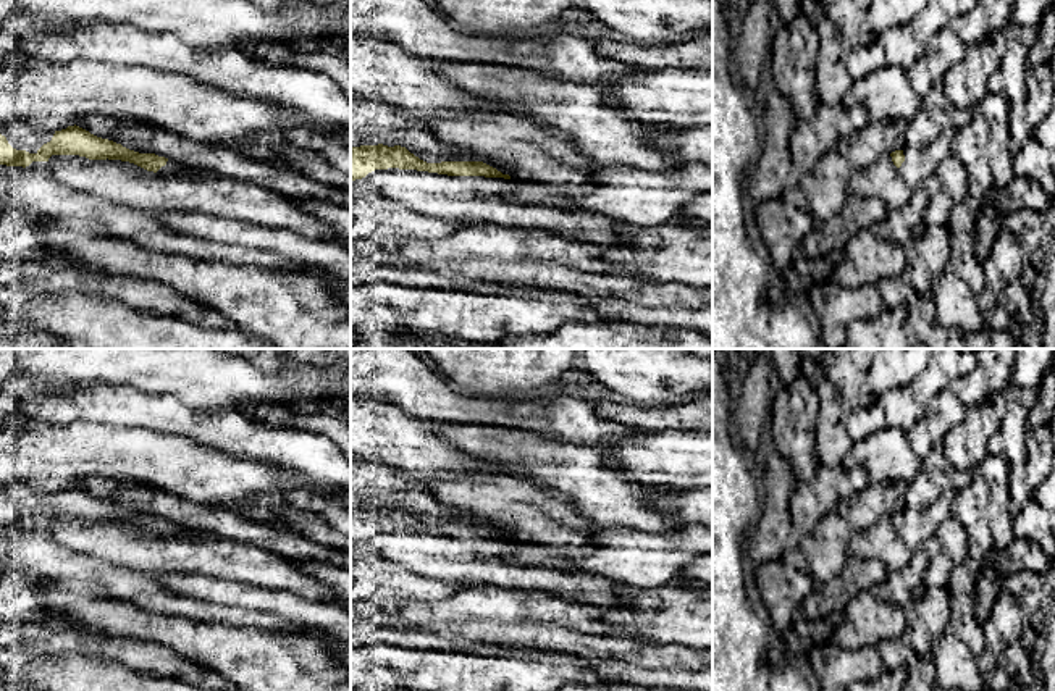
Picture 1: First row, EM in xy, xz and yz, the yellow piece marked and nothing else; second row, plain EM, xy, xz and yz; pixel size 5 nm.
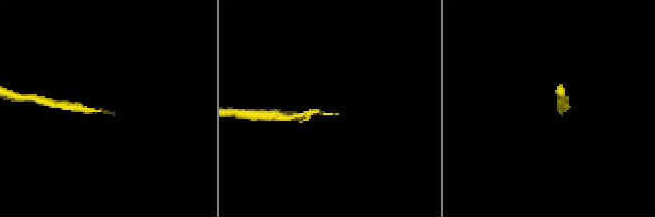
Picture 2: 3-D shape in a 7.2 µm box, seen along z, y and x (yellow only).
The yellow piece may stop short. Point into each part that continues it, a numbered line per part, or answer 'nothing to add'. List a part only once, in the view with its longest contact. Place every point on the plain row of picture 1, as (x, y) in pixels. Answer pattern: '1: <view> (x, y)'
1: xz (479, 561)

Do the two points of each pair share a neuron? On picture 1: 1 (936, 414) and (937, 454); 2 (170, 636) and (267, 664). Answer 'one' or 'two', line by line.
1: two
2: one

